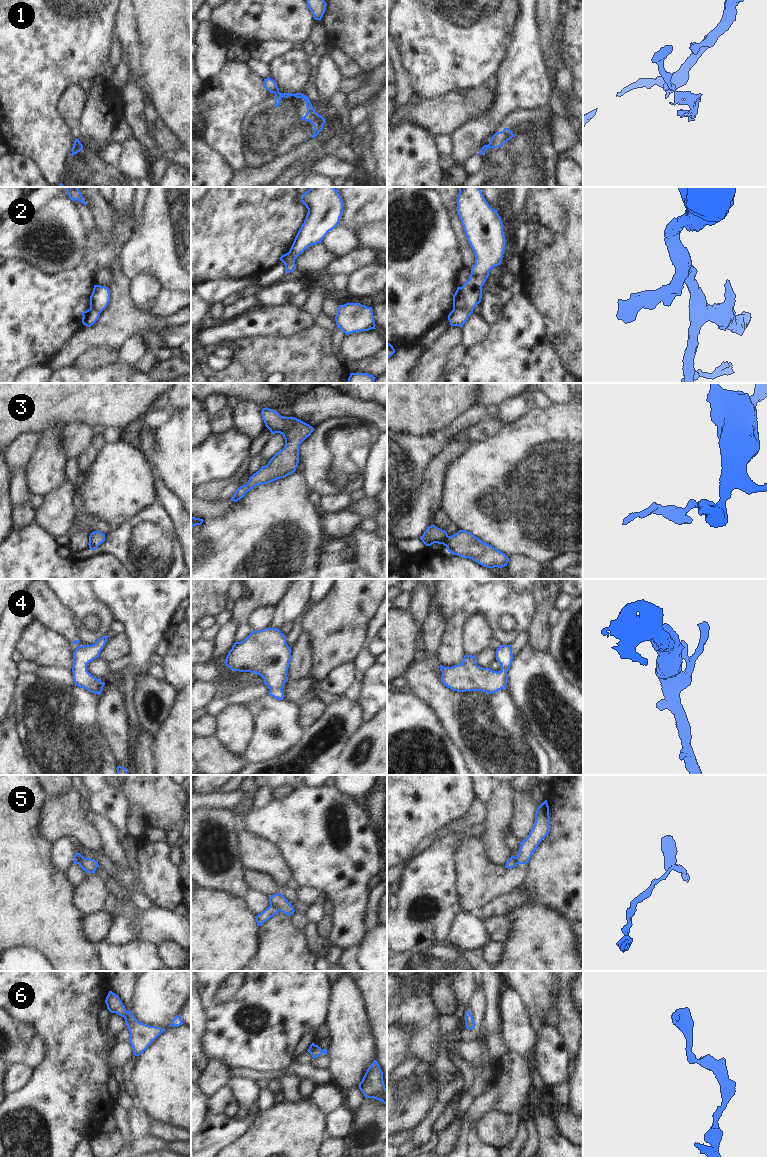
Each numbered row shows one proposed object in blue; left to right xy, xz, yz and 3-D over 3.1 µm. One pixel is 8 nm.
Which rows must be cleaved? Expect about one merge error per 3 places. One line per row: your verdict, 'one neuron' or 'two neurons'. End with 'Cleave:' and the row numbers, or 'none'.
1: two neurons
2: two neurons
3: one neuron
4: one neuron
5: two neurons
6: one neuron
Cleave: 1, 2, 5

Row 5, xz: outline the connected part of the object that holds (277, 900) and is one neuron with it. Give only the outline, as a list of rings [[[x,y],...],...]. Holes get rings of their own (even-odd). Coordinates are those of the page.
[[[277,893],[269,896],[269,903],[288,916],[295,912],[293,906],[282,895],[282,893]]]

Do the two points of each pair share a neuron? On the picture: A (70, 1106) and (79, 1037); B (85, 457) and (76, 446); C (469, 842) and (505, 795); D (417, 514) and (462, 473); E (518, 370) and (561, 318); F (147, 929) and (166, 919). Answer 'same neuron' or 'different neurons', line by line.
A: same neuron
B: different neurons
C: different neurons
D: different neurons
E: different neurons
F: same neuron

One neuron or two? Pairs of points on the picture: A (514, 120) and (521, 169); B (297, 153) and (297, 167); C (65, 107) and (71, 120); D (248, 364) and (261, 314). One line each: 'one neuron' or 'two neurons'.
A: one neuron
B: two neurons
C: one neuron
D: two neurons

